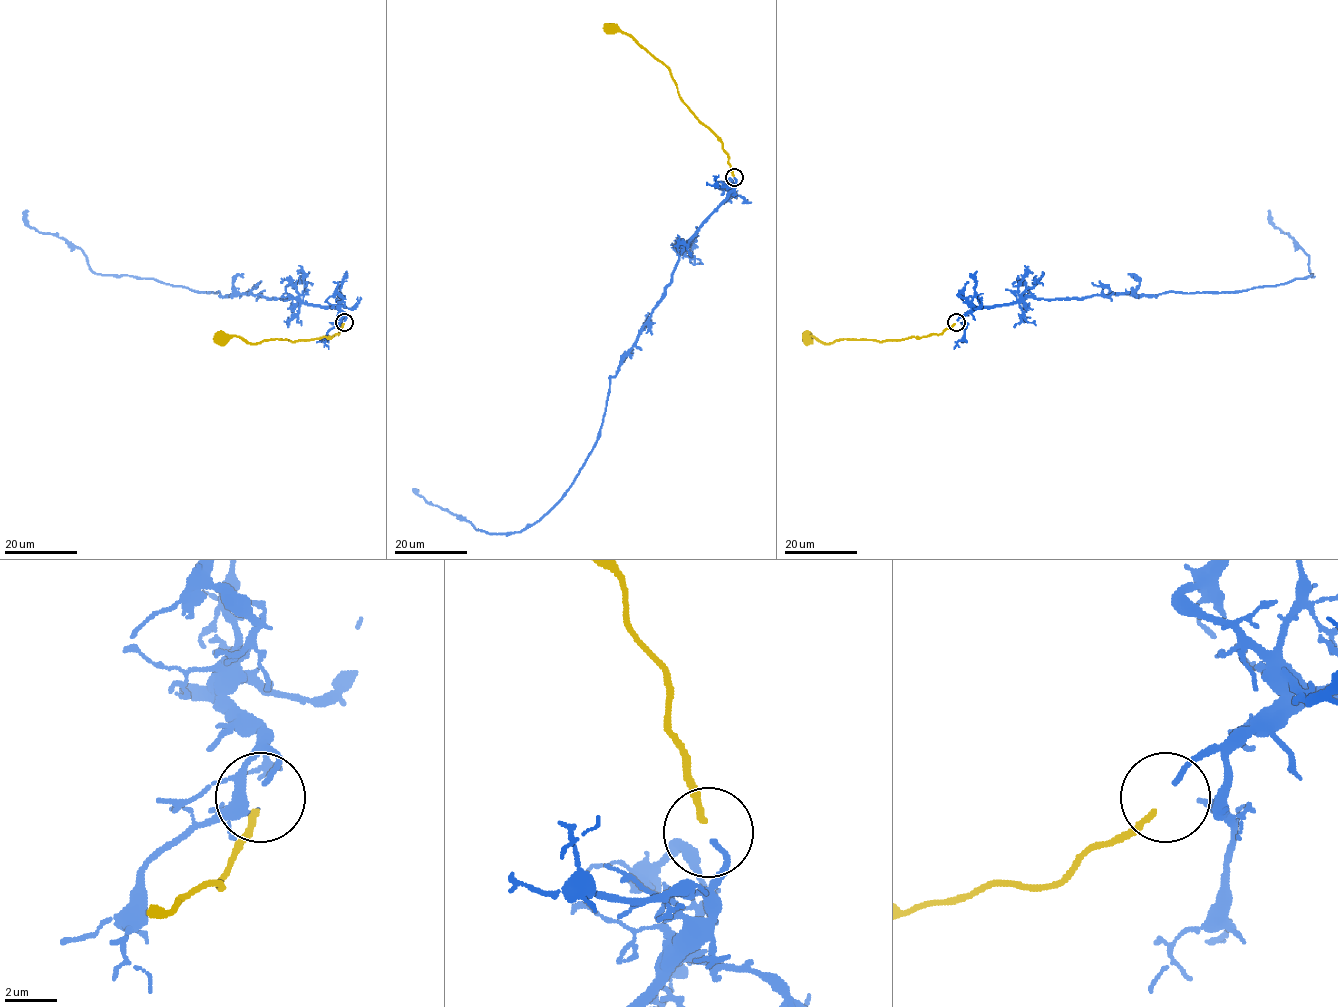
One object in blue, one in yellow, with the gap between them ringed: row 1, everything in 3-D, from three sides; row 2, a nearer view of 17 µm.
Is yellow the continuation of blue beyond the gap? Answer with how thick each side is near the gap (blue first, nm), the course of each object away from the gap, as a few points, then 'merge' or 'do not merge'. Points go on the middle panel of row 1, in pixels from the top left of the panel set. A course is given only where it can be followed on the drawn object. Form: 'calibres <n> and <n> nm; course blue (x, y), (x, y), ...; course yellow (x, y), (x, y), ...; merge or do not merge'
calibres 200 and 240 nm; course blue (734, 178), (733, 192), (680, 251), (672, 282), (610, 378), (595, 446), (539, 520), (486, 533), (415, 489); course yellow (734, 176), (723, 144), (683, 101), (670, 70), (627, 34), (613, 32), (612, 29); merge

